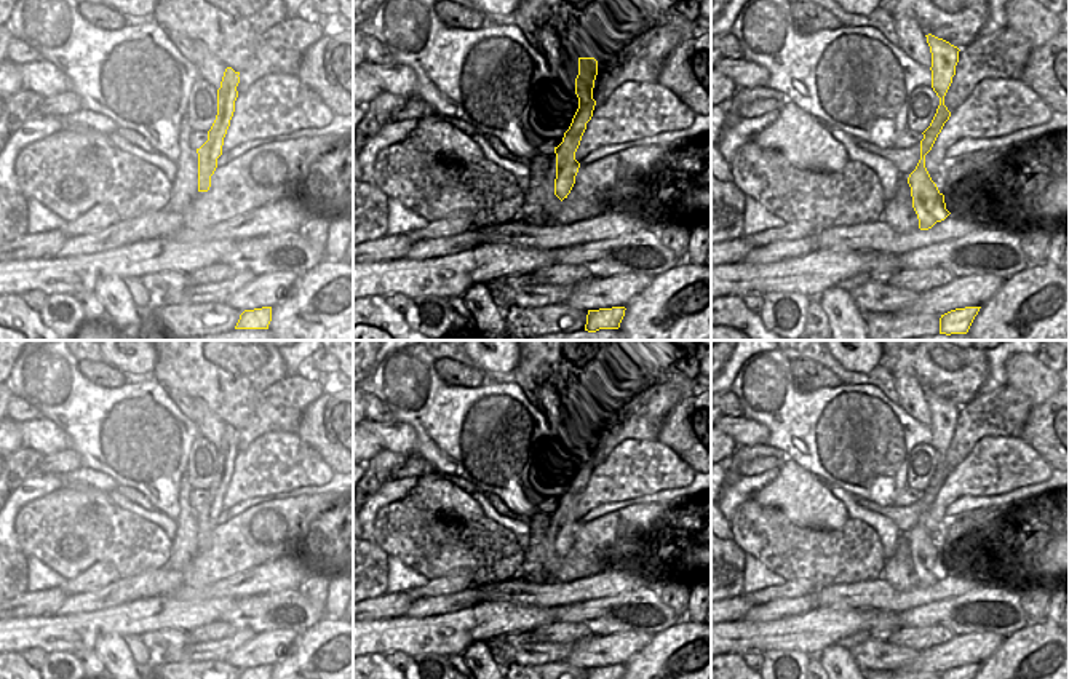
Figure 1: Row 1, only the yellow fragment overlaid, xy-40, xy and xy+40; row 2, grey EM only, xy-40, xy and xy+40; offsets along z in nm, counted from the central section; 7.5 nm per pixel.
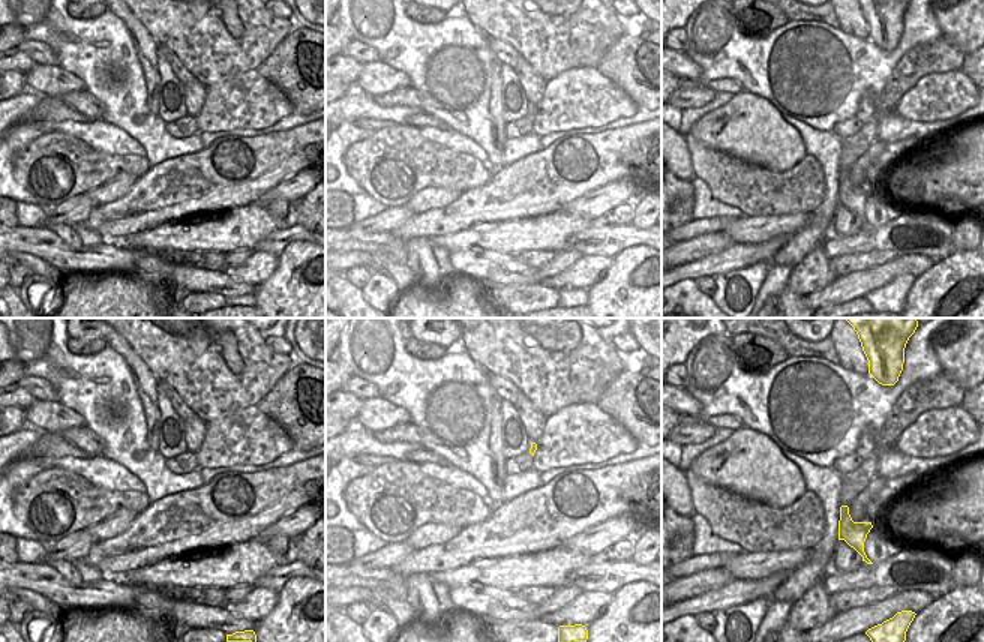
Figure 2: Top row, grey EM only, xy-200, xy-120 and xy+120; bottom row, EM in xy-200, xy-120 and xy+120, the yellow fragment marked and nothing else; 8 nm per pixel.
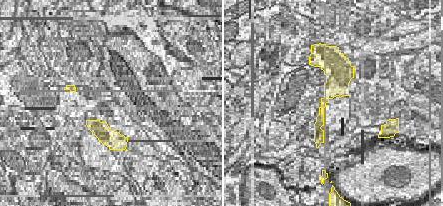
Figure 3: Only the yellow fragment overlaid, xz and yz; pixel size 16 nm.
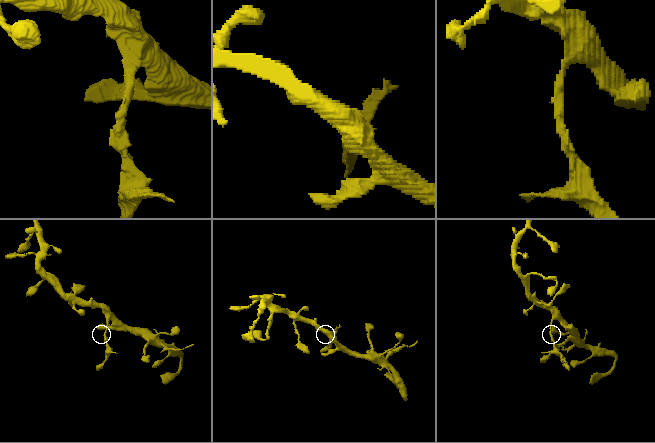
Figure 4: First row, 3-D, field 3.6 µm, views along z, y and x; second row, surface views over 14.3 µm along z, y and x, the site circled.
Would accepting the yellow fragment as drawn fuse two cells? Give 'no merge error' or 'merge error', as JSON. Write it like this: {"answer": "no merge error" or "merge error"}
{"answer": "merge error"}

